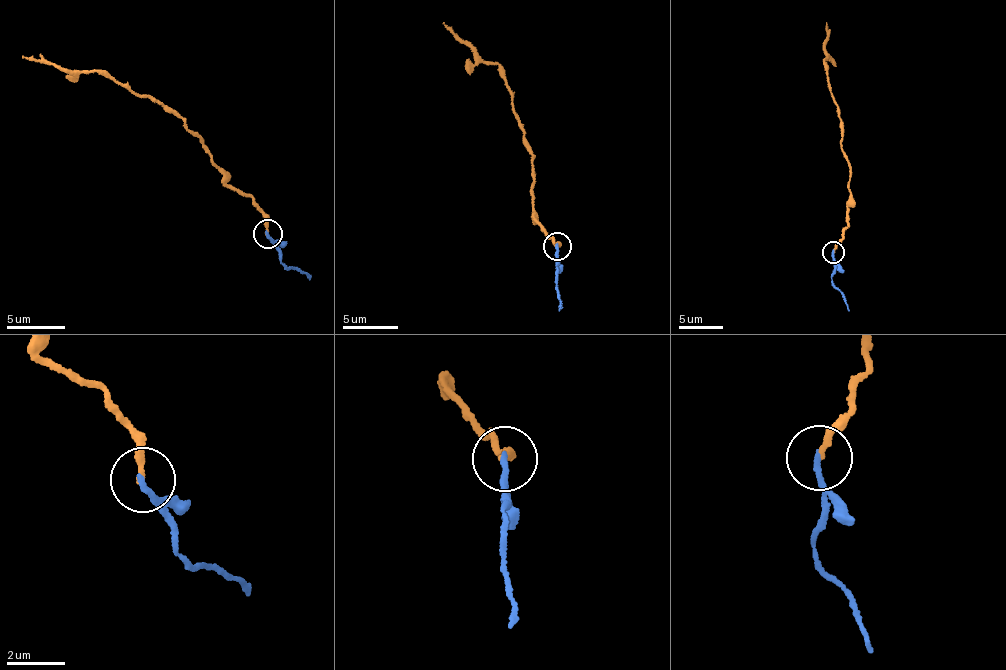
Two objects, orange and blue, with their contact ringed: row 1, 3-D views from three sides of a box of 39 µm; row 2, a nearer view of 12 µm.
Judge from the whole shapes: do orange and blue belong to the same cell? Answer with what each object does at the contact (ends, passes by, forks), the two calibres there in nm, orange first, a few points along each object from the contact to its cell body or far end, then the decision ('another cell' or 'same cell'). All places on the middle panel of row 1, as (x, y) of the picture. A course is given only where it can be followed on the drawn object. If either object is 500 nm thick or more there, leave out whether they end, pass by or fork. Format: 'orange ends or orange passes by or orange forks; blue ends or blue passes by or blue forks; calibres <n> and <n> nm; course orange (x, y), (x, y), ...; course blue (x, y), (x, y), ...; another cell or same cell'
orange ends; blue ends; calibres 190 and 200 nm; course orange (558, 244), (544, 235), (533, 201), (532, 157), (496, 65), (478, 59), (470, 44), (458, 42), (444, 23); course blue (557, 246), (558, 311); same cell

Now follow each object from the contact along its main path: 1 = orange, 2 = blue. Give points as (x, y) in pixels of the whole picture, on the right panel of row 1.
1: (832, 251), (849, 224), (849, 162), (824, 61), (826, 22)
2: (832, 253), (832, 281), (850, 310)

